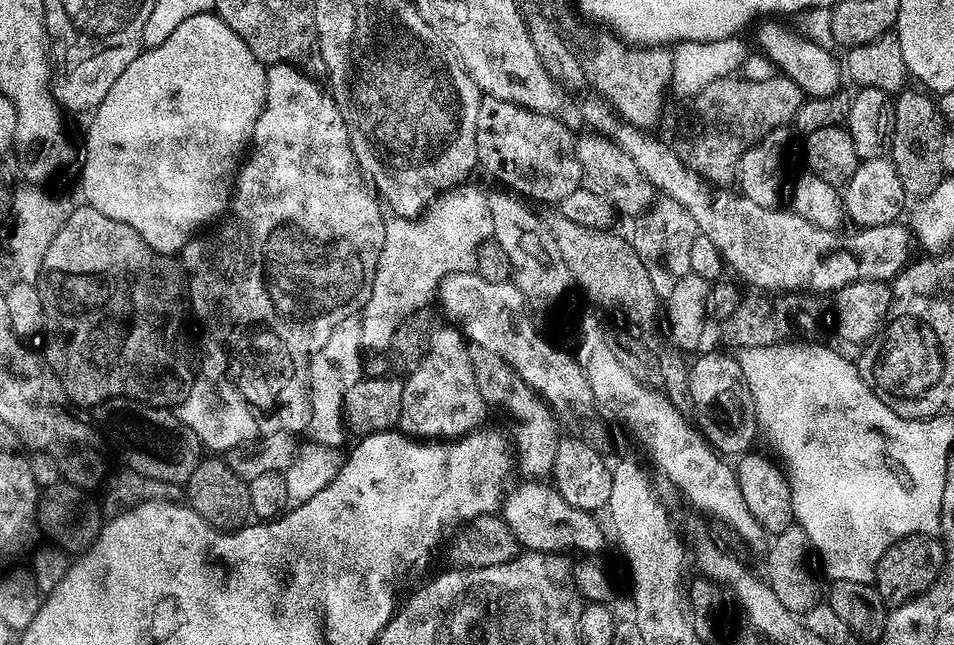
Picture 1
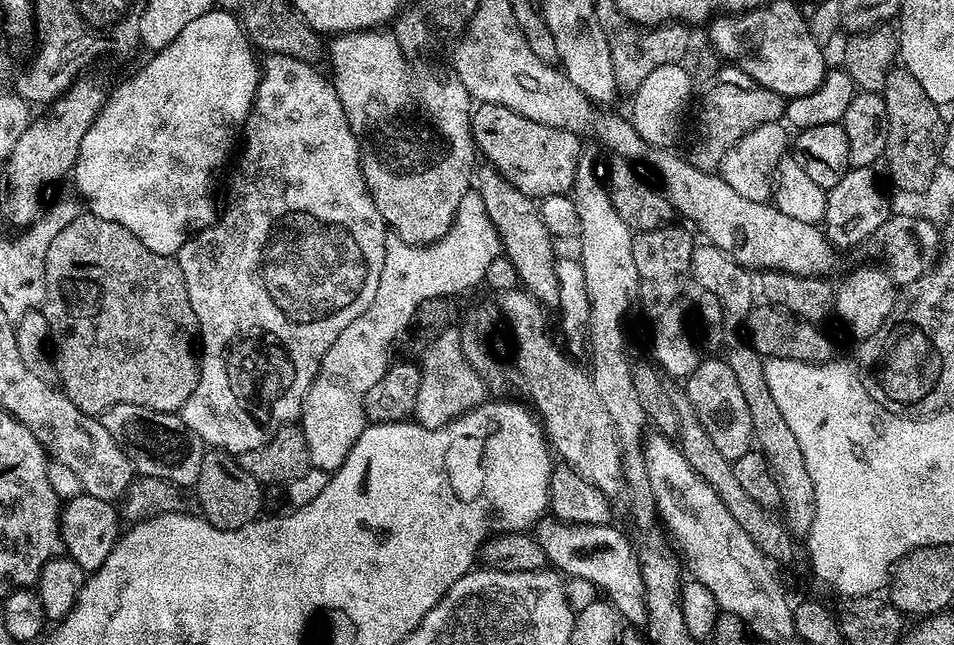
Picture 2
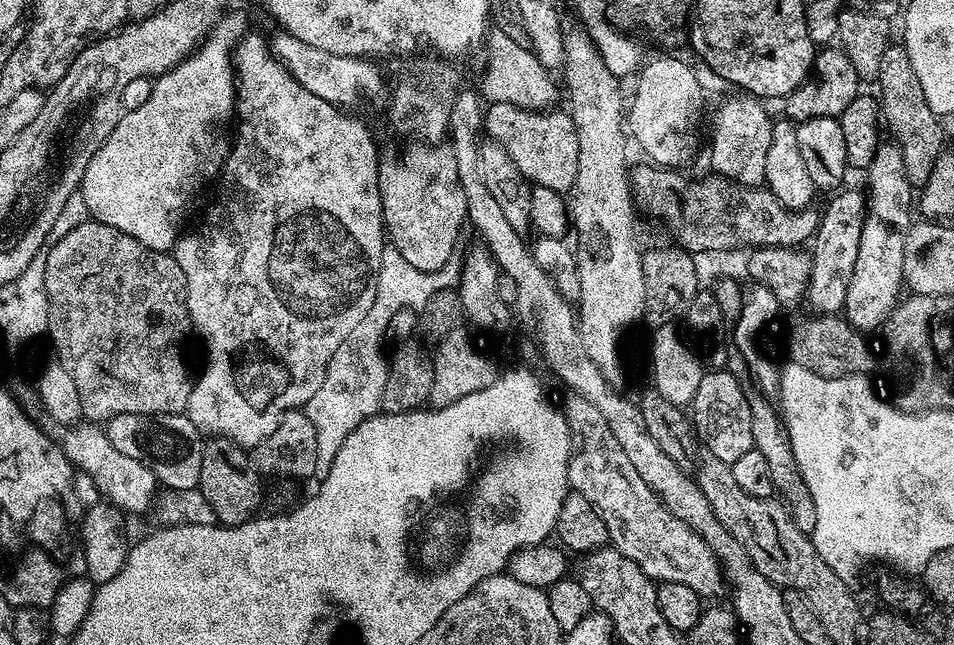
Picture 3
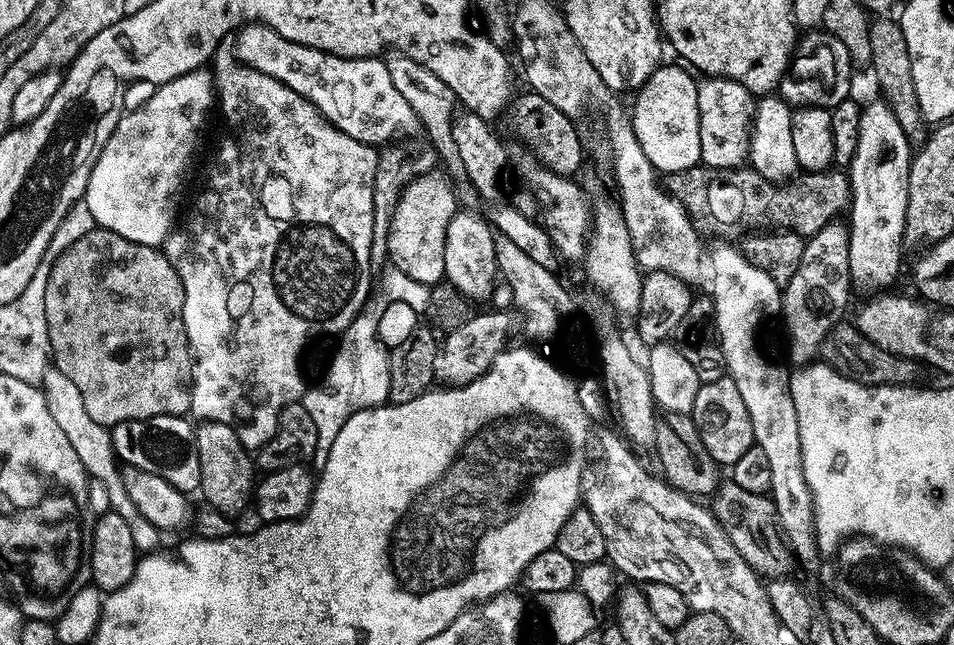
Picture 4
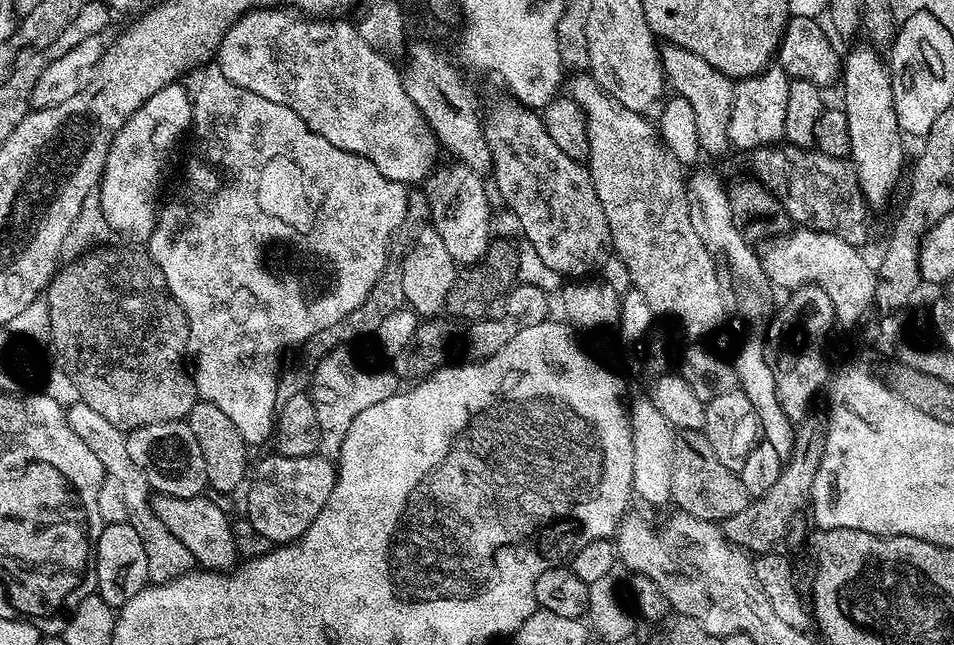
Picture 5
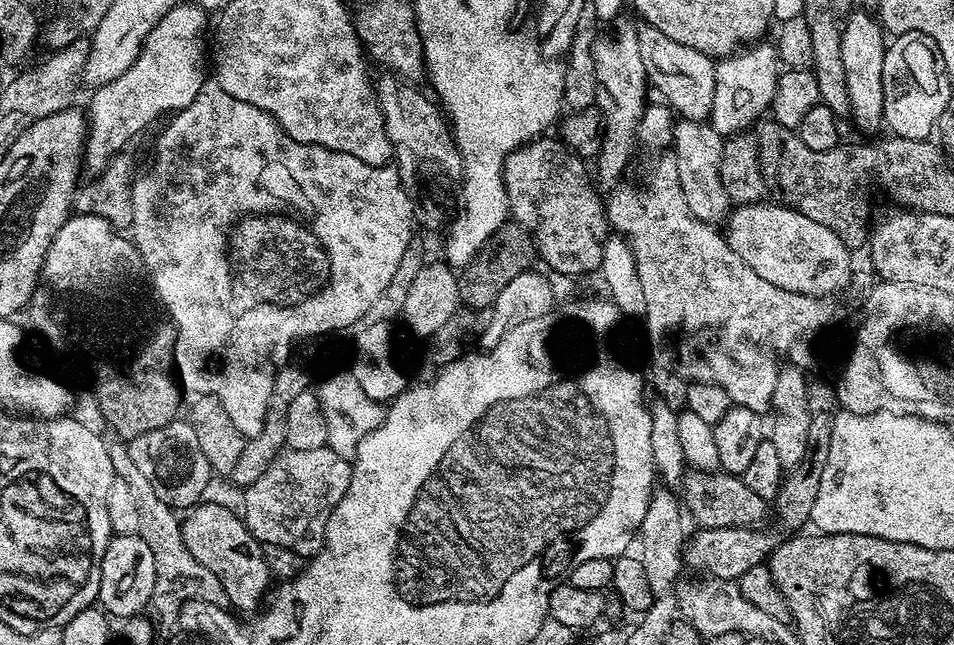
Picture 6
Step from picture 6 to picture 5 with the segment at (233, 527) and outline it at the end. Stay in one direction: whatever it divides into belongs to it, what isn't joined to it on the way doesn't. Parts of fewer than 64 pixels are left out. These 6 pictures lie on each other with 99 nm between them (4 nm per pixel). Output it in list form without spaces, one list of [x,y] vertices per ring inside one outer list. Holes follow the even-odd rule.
[[[156,494],[152,498],[152,508],[158,514],[158,518],[162,518],[162,526],[168,527],[178,537],[178,542],[182,542],[182,546],[186,546],[190,550],[195,563],[201,569],[211,570],[213,572],[231,570],[237,567],[238,564],[235,538],[232,533],[233,521],[231,519],[228,520],[227,514],[214,501],[207,500],[206,497],[207,495],[201,494],[189,500],[183,500],[182,498]]]

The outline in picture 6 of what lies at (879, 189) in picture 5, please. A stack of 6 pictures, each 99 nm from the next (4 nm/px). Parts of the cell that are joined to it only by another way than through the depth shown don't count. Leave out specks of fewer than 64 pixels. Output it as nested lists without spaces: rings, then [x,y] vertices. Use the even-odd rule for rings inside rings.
[[[853,10],[843,17],[840,41],[851,119],[856,119],[856,124],[862,131],[876,132],[884,124],[882,62],[886,58],[886,33],[873,13],[871,16],[868,12]]]

